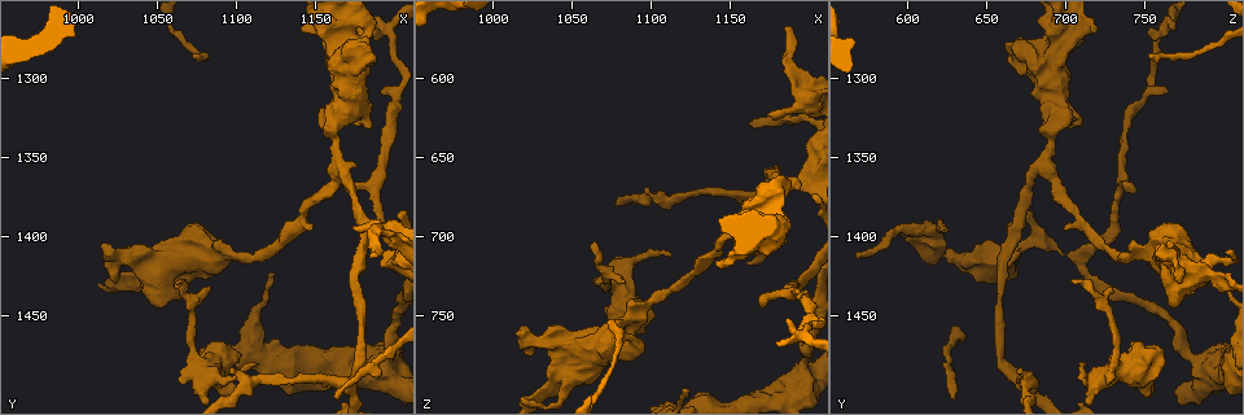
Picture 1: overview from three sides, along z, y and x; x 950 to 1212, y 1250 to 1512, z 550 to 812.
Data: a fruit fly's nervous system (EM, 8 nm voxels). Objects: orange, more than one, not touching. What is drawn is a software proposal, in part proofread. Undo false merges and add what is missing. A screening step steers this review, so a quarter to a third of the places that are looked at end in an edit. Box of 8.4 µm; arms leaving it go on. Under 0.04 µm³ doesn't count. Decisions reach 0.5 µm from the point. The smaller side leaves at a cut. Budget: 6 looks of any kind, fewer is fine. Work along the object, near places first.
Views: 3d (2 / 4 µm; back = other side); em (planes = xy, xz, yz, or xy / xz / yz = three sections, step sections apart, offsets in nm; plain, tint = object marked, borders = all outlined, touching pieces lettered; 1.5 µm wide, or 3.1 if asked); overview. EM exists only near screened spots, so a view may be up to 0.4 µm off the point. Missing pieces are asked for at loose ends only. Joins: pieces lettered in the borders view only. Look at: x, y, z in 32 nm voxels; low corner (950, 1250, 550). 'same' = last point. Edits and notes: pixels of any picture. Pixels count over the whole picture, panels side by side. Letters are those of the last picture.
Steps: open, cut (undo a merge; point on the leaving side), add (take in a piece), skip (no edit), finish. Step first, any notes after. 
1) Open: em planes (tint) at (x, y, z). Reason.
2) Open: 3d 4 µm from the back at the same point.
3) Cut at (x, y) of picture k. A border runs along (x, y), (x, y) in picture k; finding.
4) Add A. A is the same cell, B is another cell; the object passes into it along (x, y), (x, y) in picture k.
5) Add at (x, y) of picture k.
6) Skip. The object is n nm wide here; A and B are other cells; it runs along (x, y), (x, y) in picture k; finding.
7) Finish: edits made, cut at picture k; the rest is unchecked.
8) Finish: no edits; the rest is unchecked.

Open: 3d 4 µm at (1164, 1358, 688). Sharp bend.

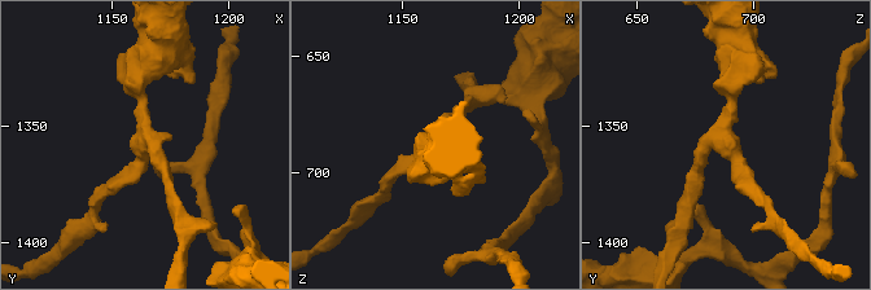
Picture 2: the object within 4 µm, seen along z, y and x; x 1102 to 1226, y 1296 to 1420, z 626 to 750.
Open: em xy step 8 (tint) at (1164, 1358, 687). 3 arms meet here.

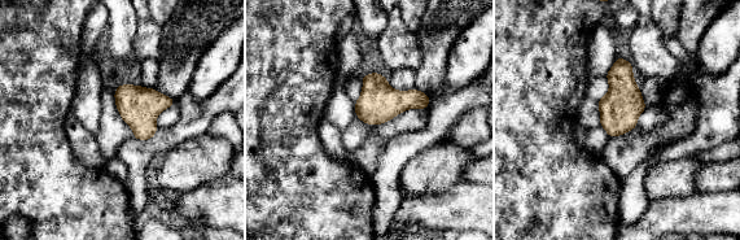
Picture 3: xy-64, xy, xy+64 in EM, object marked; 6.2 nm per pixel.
Open: em yz step 4 (borders) at the same point.

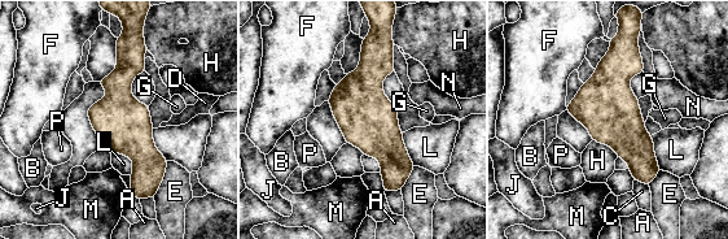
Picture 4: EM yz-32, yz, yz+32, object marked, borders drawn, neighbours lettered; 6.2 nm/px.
Skip. The object is 320 nm wide here; A, B, C, D, E, F, G, H, J, L, M, N and P are other cells; it runs along (125, 48), (140, 195) in picture 4; all the same neuron.

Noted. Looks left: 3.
Open: em yz step 4 (tint) at (1176, 1396, 620). Branch stops here.

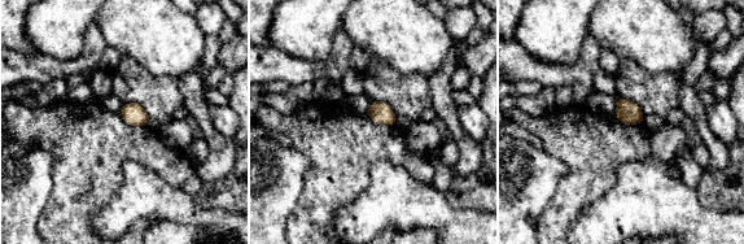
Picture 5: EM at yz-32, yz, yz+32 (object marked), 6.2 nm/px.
Open: em planes (borders) at the same point.

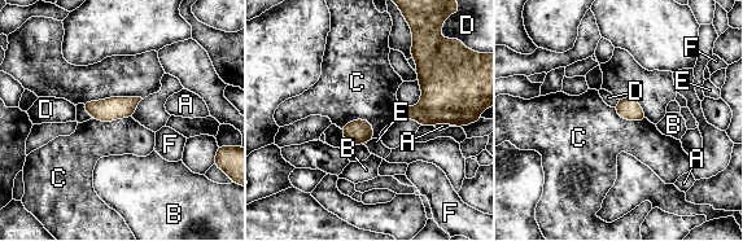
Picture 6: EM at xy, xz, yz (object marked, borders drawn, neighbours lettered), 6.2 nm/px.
Skip. A, B, C, D, E and F are other cells; a border runs along (341, 128), (366, 119), (375, 136) in picture 6; no lettered piece goes on from it.

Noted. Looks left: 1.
Open: em 3.1 µm planes (borders) at (1078, 1396, 766). Stops while still wide.

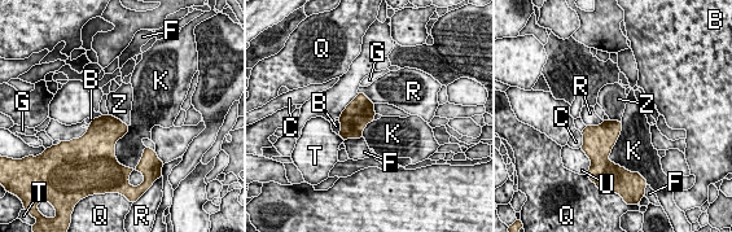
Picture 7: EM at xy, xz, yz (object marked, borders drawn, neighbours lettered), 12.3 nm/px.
Skip. The object is 280 nm wide here; the longest contact is with K, 550 nm; B, C, F, G, K, Q, R, T, U and Z are other cells; no lettered piece goes on from it.

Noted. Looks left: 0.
Finish: no edits; the rest is unchecked.

